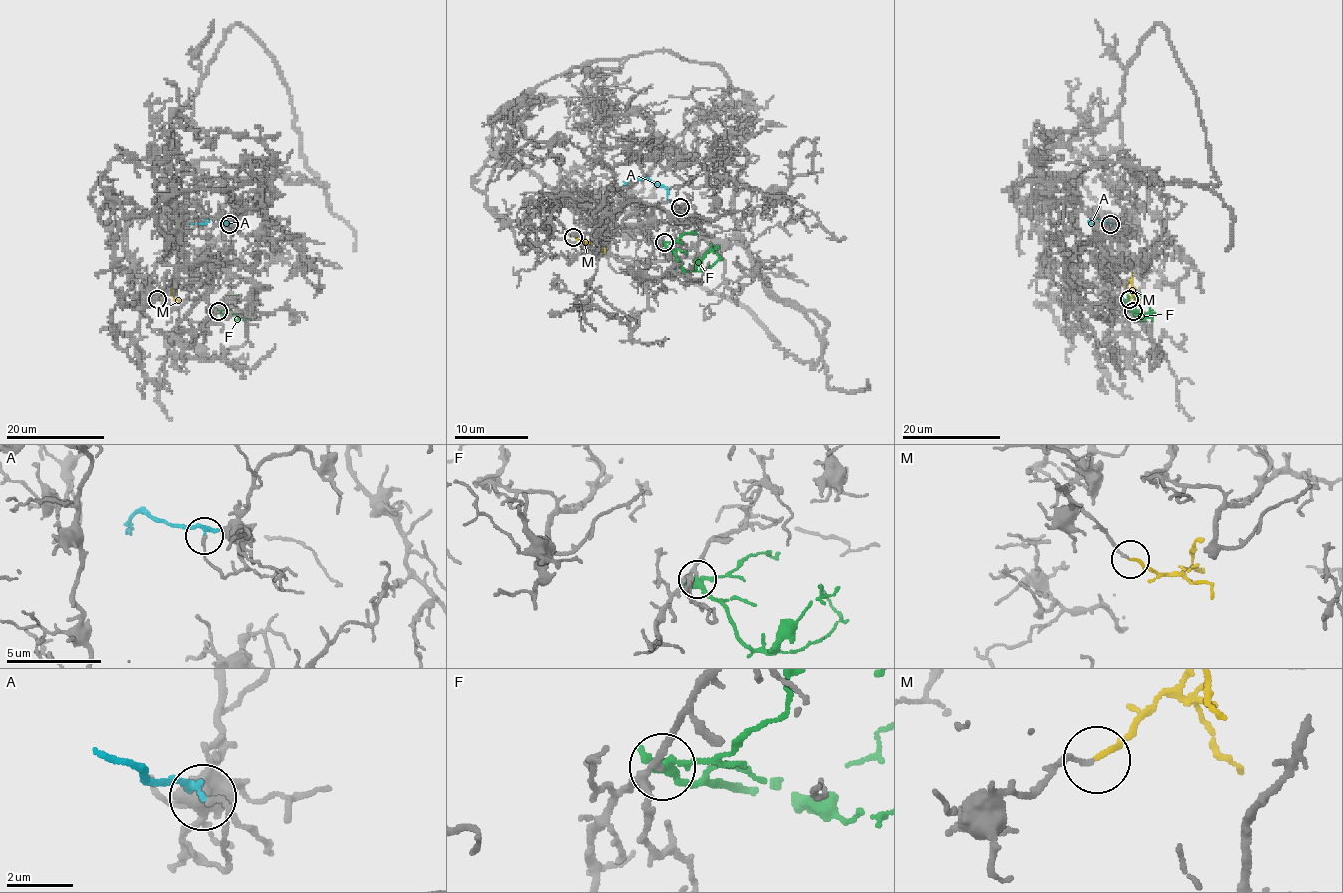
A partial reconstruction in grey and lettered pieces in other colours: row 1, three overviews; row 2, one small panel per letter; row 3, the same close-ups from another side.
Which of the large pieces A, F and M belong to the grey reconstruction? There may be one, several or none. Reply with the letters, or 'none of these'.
F, M

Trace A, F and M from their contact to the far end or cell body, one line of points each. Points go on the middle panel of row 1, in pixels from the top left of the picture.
A: (680, 207), (678, 209), (667, 198), (663, 187), (643, 177), (632, 177), (625, 187)
F: (663, 242), (683, 267), (700, 271), (720, 258), (711, 243)
M: (573, 236), (583, 242), (597, 238), (597, 231), (601, 231)

